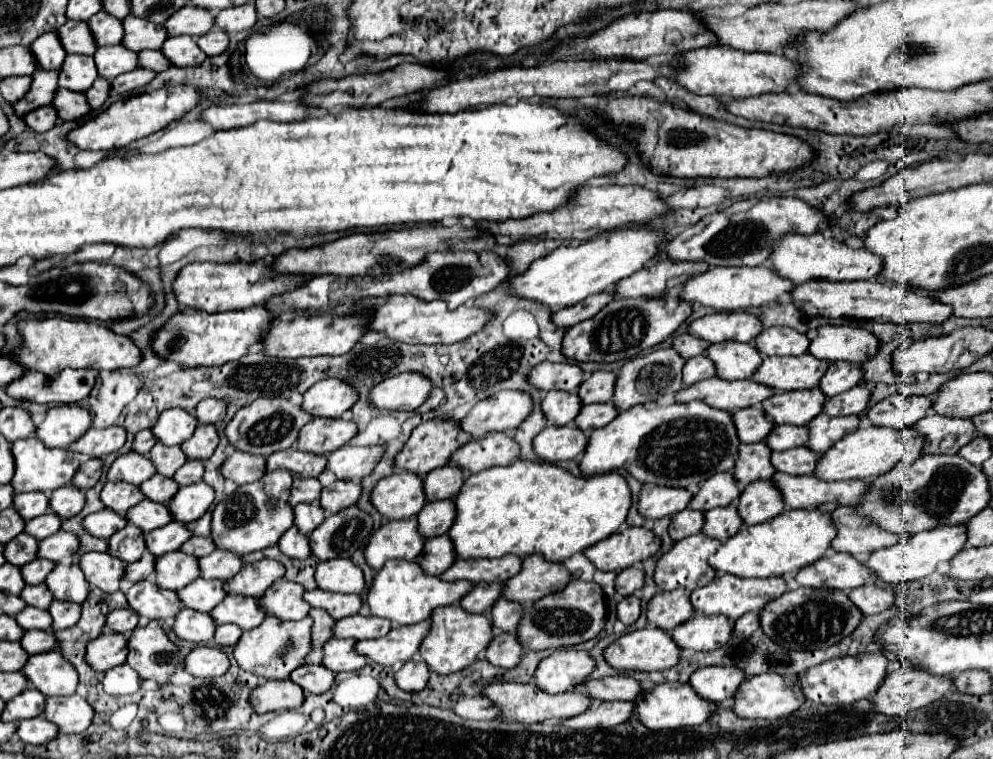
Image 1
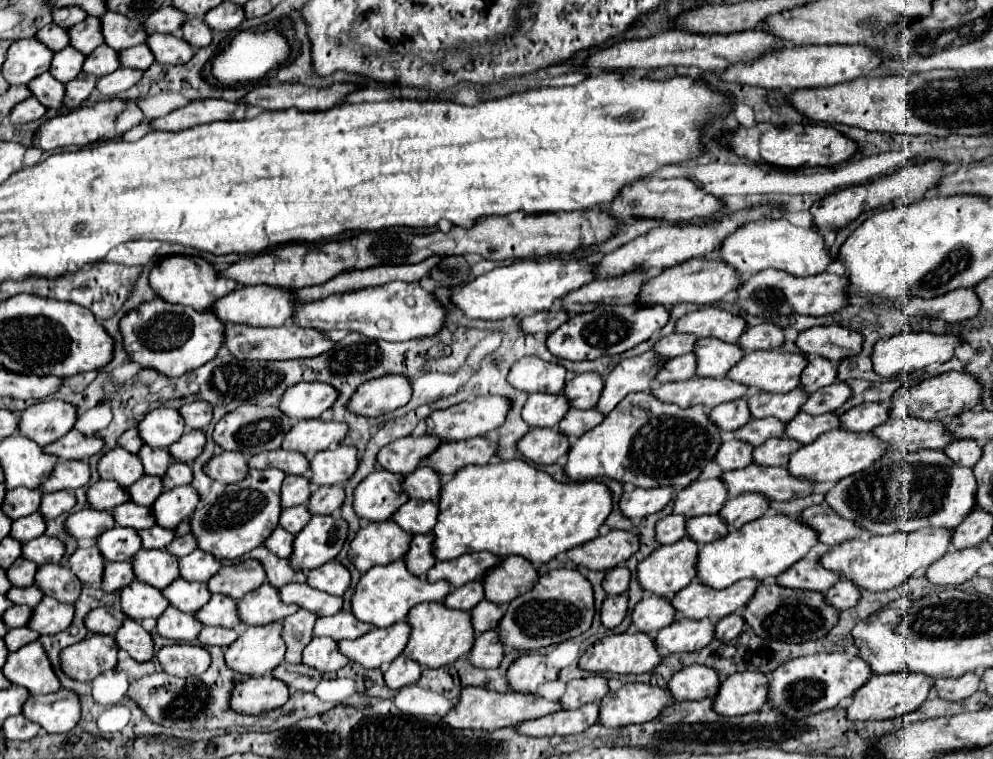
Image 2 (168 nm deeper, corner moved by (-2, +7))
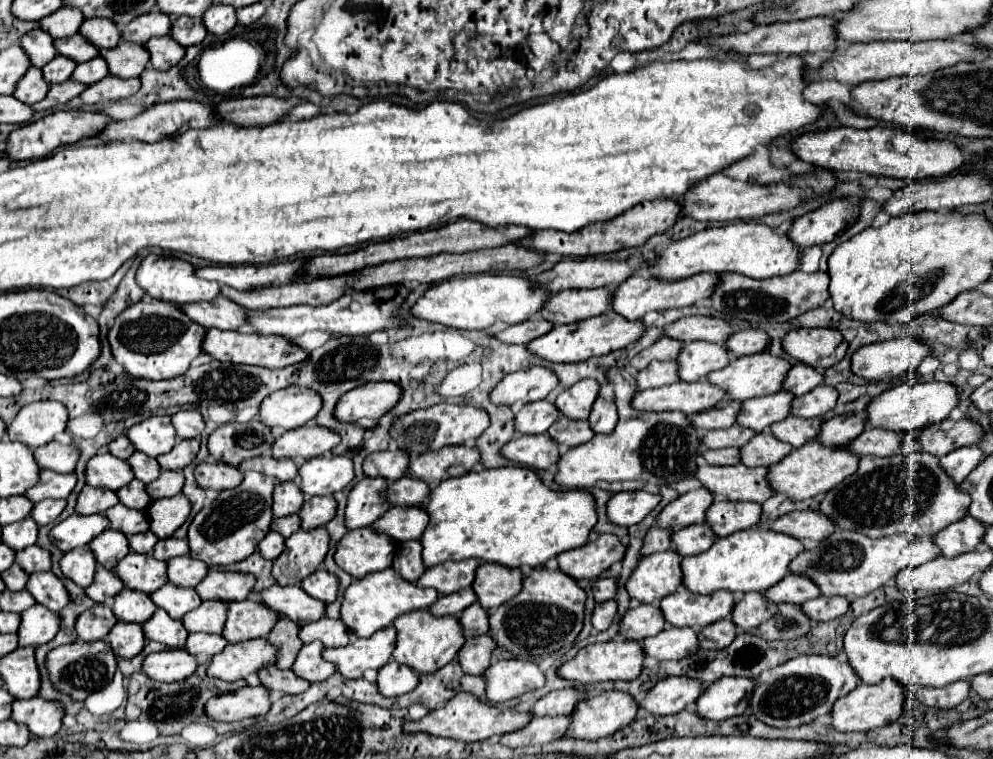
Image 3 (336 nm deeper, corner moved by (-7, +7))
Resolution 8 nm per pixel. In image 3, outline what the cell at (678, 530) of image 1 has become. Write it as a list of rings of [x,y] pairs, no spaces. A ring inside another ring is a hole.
[[[657,526],[649,528],[649,532],[643,540],[643,546],[641,546],[641,556],[649,556],[649,554],[655,554],[655,552],[669,550],[671,548],[669,534],[671,534],[671,530],[661,530]]]

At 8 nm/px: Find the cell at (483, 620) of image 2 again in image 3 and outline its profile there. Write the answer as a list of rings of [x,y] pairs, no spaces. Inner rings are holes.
[[[471,604],[467,606],[463,612],[461,612],[461,628],[463,628],[463,636],[465,638],[471,638],[471,636],[479,636],[479,634],[487,634],[489,630],[489,616],[485,610],[481,610],[481,606]]]

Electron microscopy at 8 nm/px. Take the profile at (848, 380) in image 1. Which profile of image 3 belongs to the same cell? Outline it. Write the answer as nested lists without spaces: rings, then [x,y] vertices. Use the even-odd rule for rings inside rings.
[[[799,362],[799,364],[793,364],[791,370],[787,372],[781,390],[787,390],[793,396],[799,396],[799,394],[805,394],[805,392],[813,390],[821,382],[823,382],[823,374],[819,374],[811,366],[805,366],[805,364]]]

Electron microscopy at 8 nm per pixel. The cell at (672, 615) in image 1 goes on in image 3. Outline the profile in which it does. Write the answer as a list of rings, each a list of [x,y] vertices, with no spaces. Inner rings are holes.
[[[637,604],[635,608],[629,608],[619,622],[619,634],[625,640],[641,642],[645,636],[655,636],[661,630],[665,630],[665,618],[661,618],[655,604]]]

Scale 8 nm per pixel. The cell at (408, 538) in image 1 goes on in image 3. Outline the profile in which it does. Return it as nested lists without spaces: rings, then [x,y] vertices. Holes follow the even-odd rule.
[[[359,528],[347,532],[339,540],[333,558],[341,570],[353,578],[363,578],[369,572],[389,568],[389,562],[393,562],[393,546],[393,540],[385,538],[385,534]]]

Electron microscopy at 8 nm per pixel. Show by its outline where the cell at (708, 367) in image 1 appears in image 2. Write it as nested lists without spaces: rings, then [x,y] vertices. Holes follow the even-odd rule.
[[[682,354],[672,360],[666,360],[664,368],[656,376],[658,382],[678,382],[678,380],[690,380],[696,376],[696,354]]]

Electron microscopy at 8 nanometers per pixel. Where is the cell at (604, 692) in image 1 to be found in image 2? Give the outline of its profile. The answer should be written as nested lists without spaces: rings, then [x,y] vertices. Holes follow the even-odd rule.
[[[590,674],[580,680],[572,680],[566,686],[562,700],[564,708],[580,708],[588,702],[598,702],[608,694],[608,680],[600,674]]]

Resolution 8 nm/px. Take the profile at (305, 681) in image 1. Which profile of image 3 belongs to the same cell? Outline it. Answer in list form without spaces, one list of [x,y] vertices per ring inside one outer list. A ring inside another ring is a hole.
[[[265,666],[257,672],[261,686],[265,686],[267,690],[277,690],[283,694],[301,694],[305,692],[311,684],[305,682],[303,678],[297,678],[297,674],[293,674],[293,670],[277,670],[277,666]]]

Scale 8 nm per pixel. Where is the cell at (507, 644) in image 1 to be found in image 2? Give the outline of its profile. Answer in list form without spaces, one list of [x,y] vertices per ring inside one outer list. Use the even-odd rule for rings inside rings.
[[[488,630],[476,636],[476,642],[470,652],[470,660],[478,668],[496,668],[504,658],[504,646],[496,630]]]

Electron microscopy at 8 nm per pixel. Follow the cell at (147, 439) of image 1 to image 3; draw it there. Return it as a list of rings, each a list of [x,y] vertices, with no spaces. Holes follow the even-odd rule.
[[[119,436],[117,440],[109,442],[107,450],[109,450],[113,456],[121,458],[121,460],[129,460],[129,456],[133,454],[133,446],[131,446],[131,442],[129,442],[125,436]]]

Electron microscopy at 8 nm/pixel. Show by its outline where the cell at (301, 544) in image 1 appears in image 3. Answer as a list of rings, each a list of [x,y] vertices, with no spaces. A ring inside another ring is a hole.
[[[267,532],[267,536],[257,546],[257,552],[265,560],[273,560],[281,554],[283,548],[285,548],[285,538],[281,538],[281,534],[277,534],[277,532]]]

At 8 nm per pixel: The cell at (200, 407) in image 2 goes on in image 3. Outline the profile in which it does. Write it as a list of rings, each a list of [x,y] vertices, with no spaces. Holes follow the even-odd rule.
[[[181,410],[181,412],[171,416],[171,422],[173,422],[173,428],[177,432],[177,438],[181,438],[181,440],[199,438],[199,434],[205,428],[203,416],[197,410]]]

